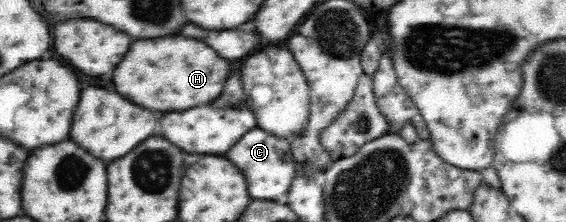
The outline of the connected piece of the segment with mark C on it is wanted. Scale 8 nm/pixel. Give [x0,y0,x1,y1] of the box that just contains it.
[228,127,297,201]

